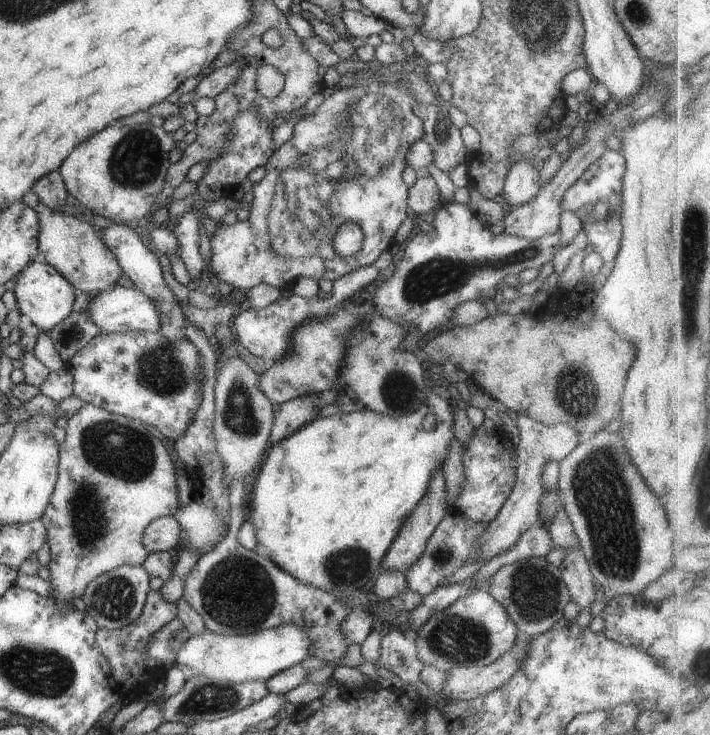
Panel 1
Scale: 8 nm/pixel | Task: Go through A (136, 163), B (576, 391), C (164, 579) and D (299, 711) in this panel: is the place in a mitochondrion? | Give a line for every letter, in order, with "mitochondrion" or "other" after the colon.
A: mitochondrion
B: mitochondrion
C: other
D: other

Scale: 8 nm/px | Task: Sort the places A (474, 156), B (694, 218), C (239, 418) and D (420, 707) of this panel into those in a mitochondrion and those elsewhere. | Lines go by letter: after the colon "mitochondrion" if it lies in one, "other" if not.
A: other
B: mitochondrion
C: mitochondrion
D: other

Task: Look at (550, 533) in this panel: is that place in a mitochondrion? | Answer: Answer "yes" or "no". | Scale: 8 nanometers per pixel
no

